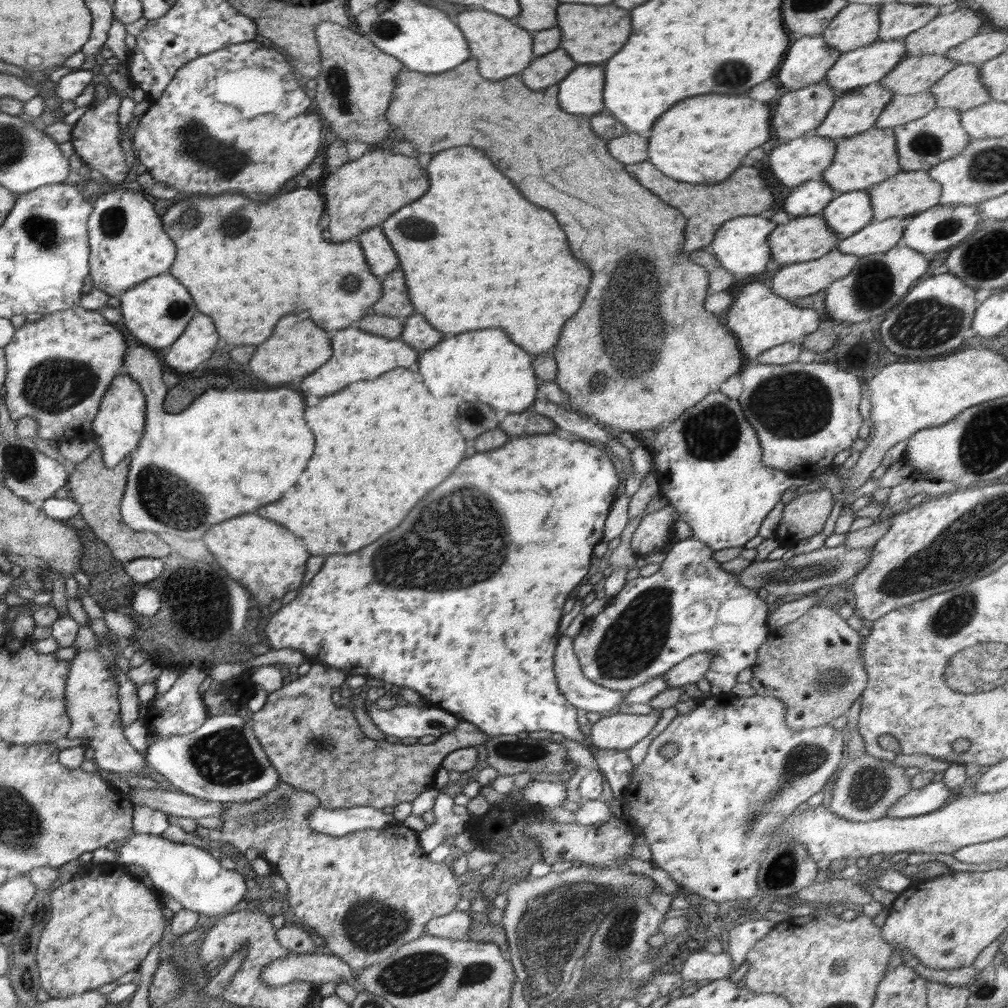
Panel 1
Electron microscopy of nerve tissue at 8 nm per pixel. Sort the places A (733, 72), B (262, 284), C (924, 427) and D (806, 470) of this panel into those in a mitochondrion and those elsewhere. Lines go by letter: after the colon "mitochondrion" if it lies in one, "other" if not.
A: mitochondrion
B: other
C: other
D: other

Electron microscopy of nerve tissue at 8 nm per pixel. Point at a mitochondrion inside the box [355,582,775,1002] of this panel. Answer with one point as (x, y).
(555, 923)

